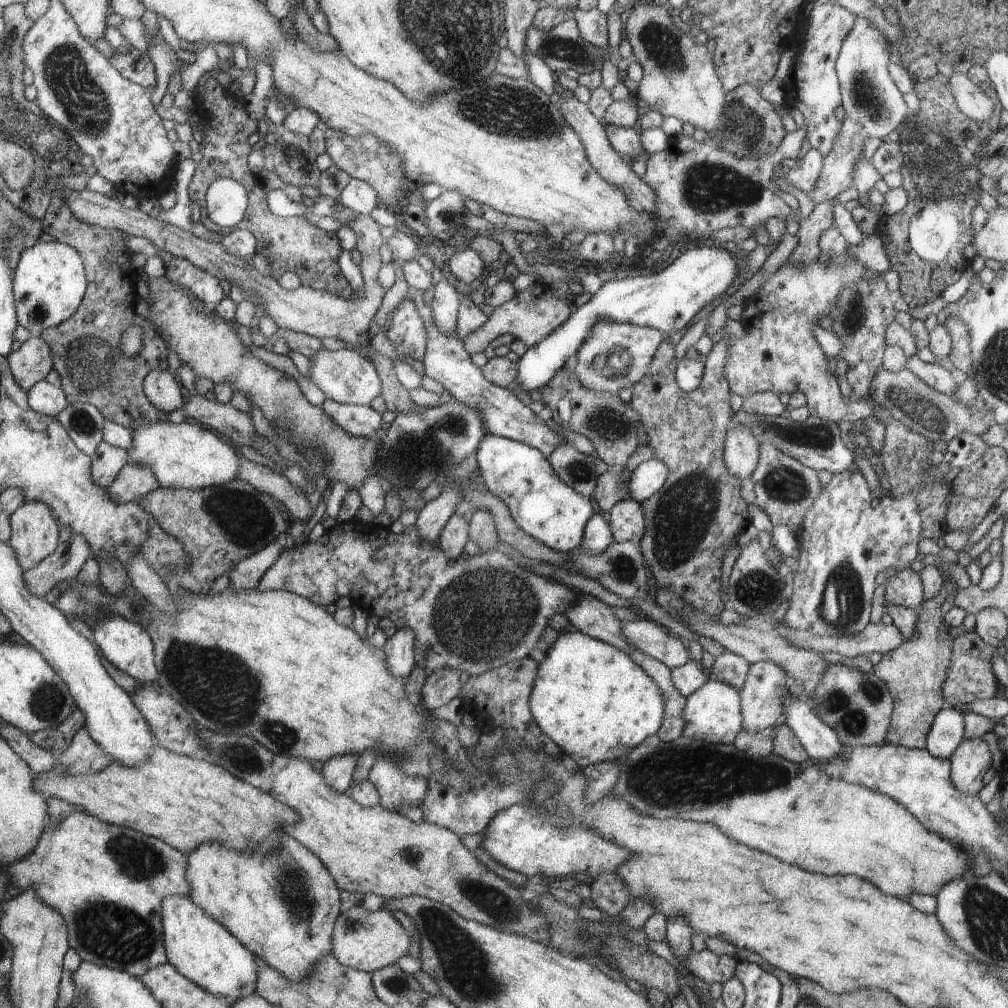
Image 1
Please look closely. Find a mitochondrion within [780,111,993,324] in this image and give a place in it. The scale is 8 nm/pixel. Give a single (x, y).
(939, 173)

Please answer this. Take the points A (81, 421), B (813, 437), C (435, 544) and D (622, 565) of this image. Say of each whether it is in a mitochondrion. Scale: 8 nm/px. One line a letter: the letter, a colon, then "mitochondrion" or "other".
A: mitochondrion
B: mitochondrion
C: other
D: mitochondrion

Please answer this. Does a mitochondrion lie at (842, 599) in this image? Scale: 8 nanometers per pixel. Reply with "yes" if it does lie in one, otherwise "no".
yes

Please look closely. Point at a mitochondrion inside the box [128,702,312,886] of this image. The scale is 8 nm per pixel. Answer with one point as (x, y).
(241, 757)

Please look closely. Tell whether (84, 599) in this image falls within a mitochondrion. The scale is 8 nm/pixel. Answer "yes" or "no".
yes

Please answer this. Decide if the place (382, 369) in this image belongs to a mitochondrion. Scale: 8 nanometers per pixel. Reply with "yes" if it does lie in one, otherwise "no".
no

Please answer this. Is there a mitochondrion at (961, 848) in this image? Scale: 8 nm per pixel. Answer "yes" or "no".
no

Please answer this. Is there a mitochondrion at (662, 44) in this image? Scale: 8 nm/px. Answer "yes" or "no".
yes

